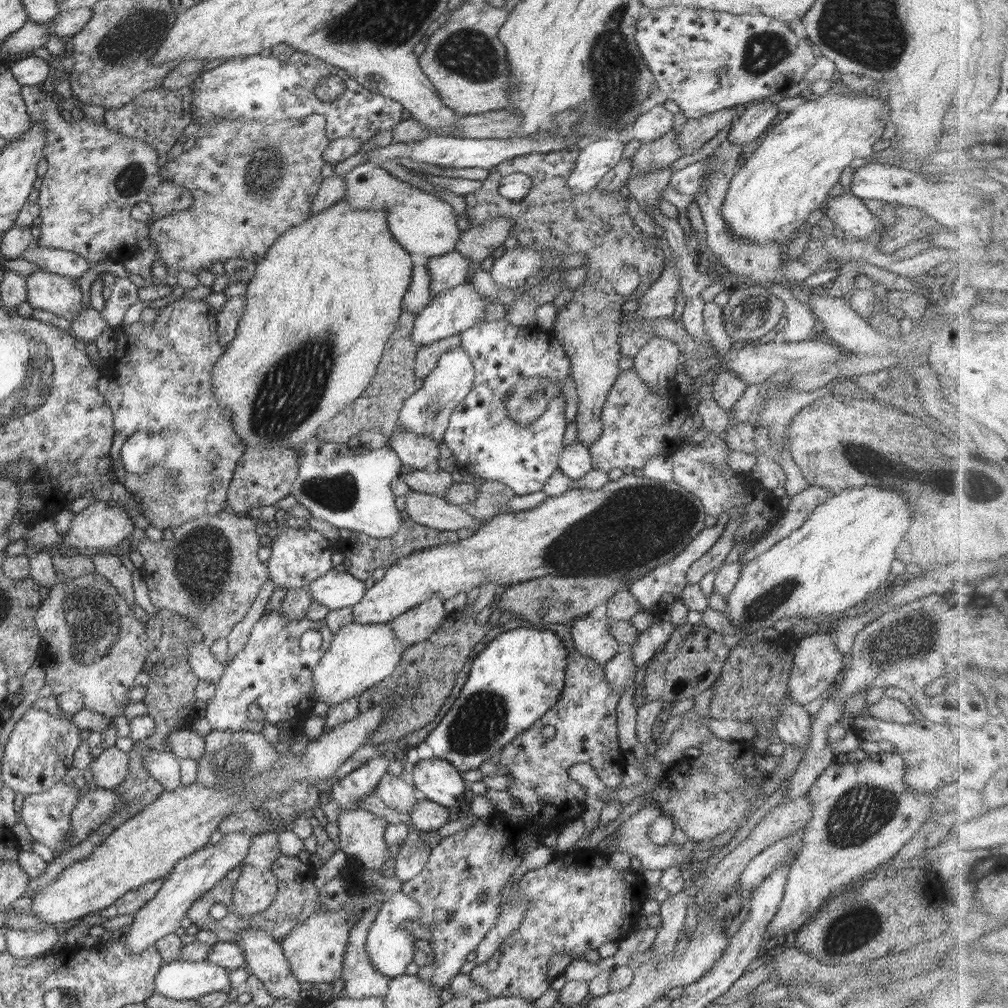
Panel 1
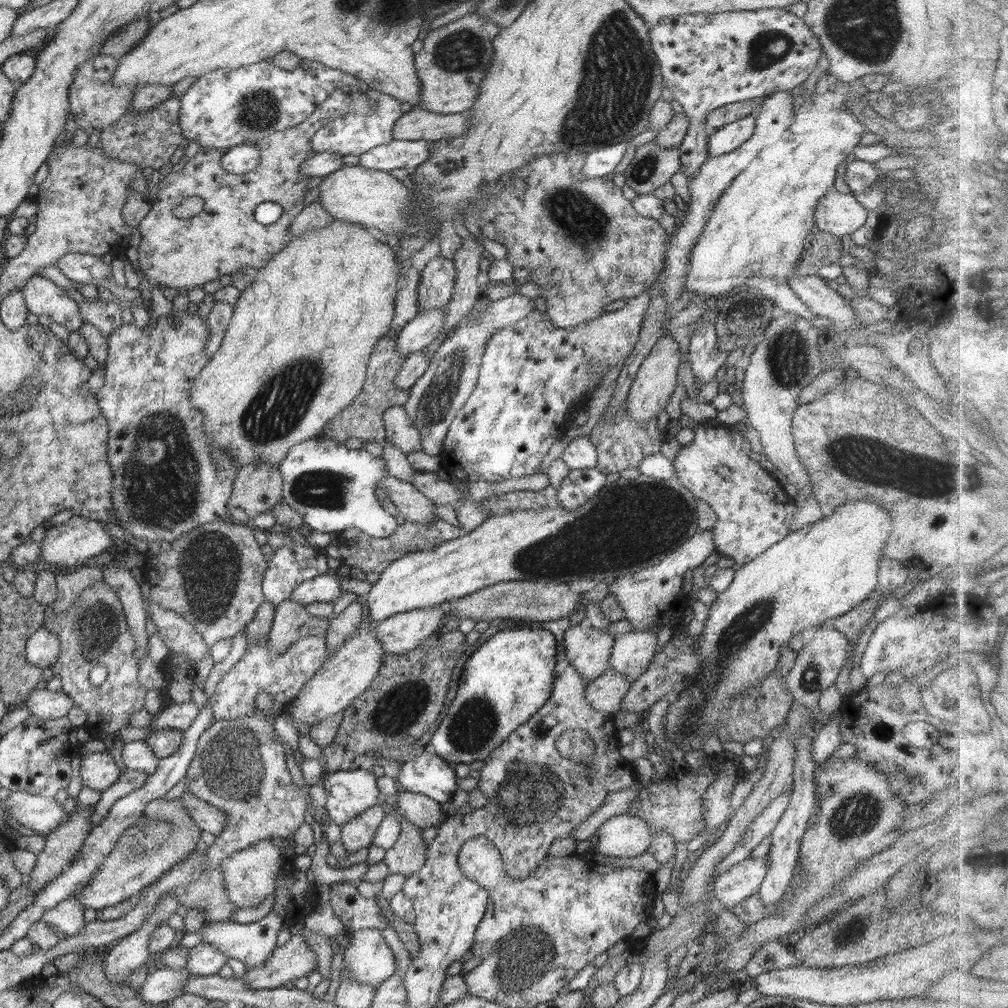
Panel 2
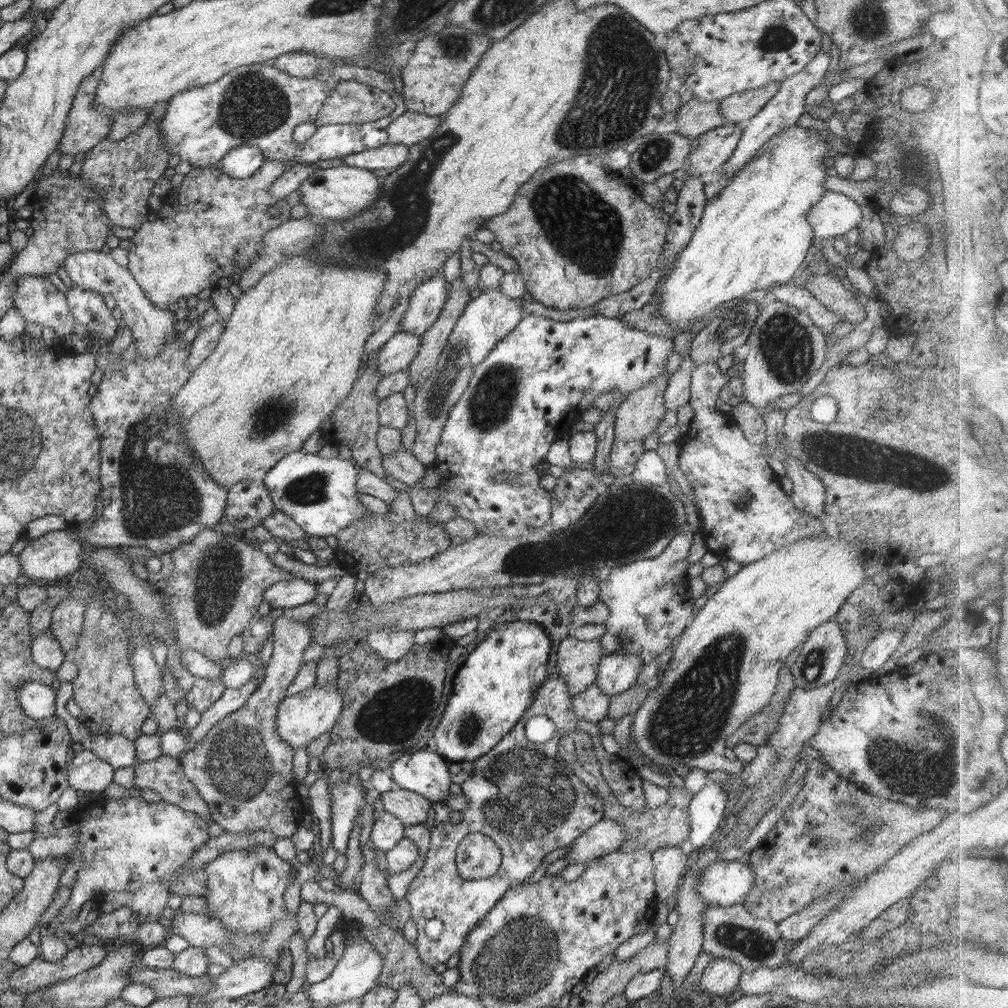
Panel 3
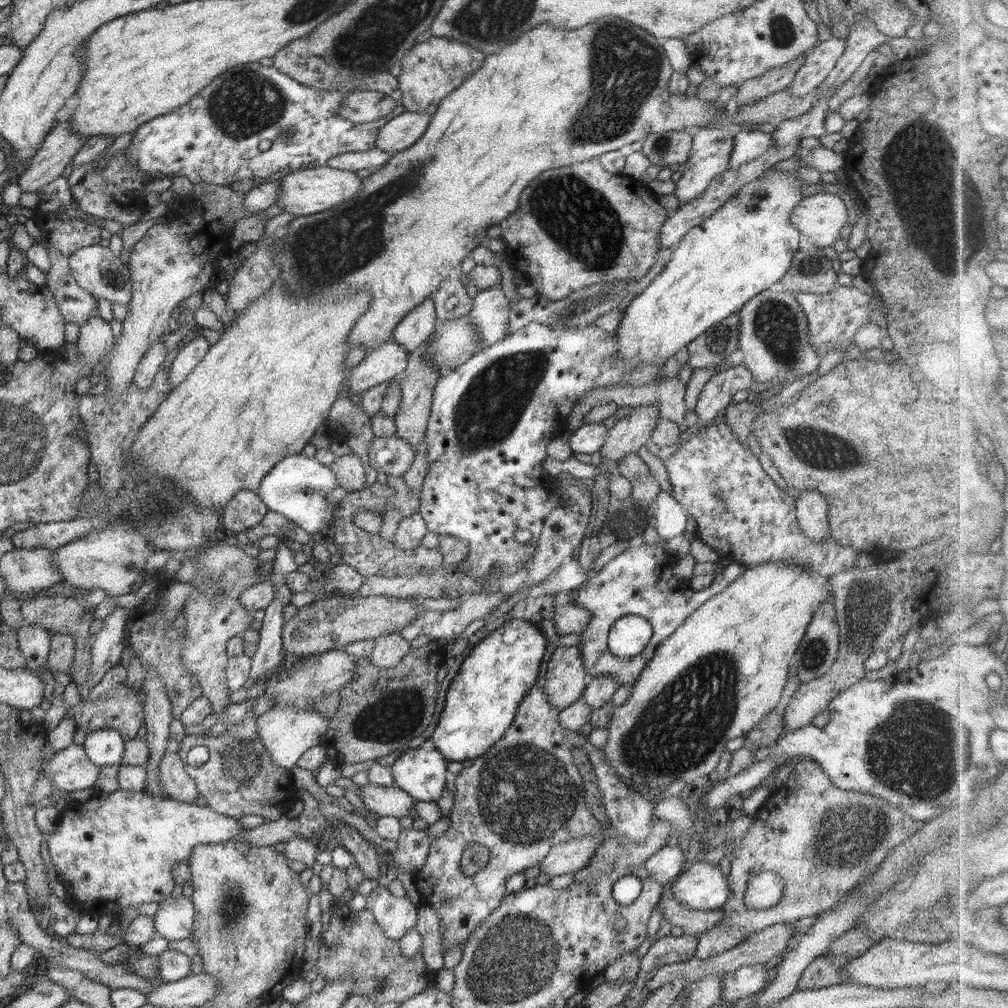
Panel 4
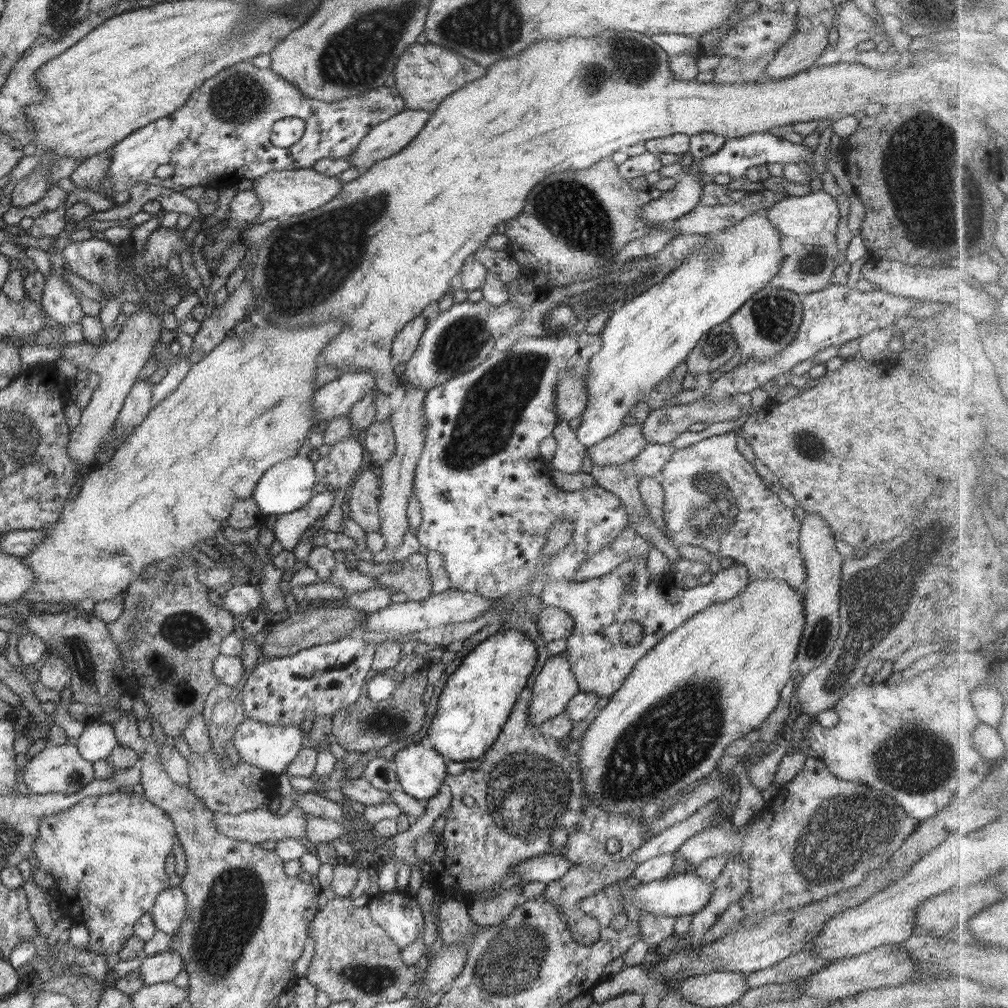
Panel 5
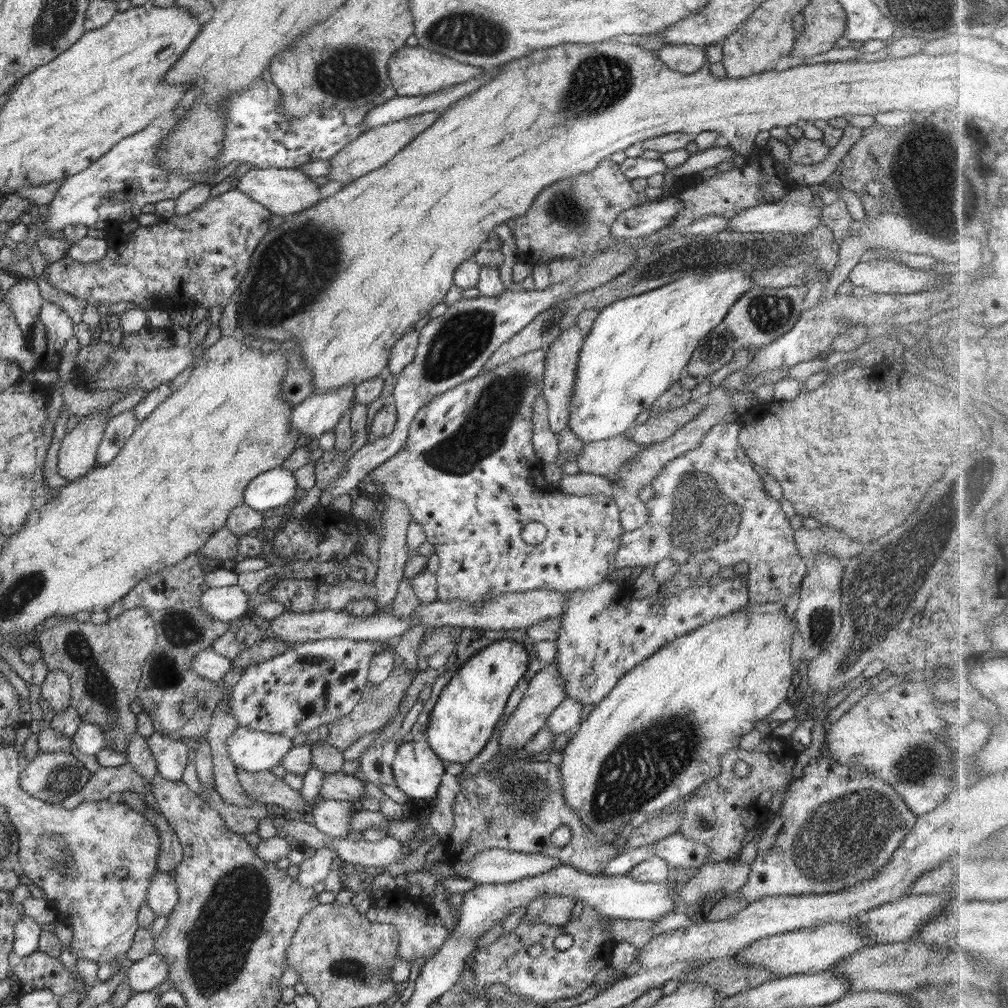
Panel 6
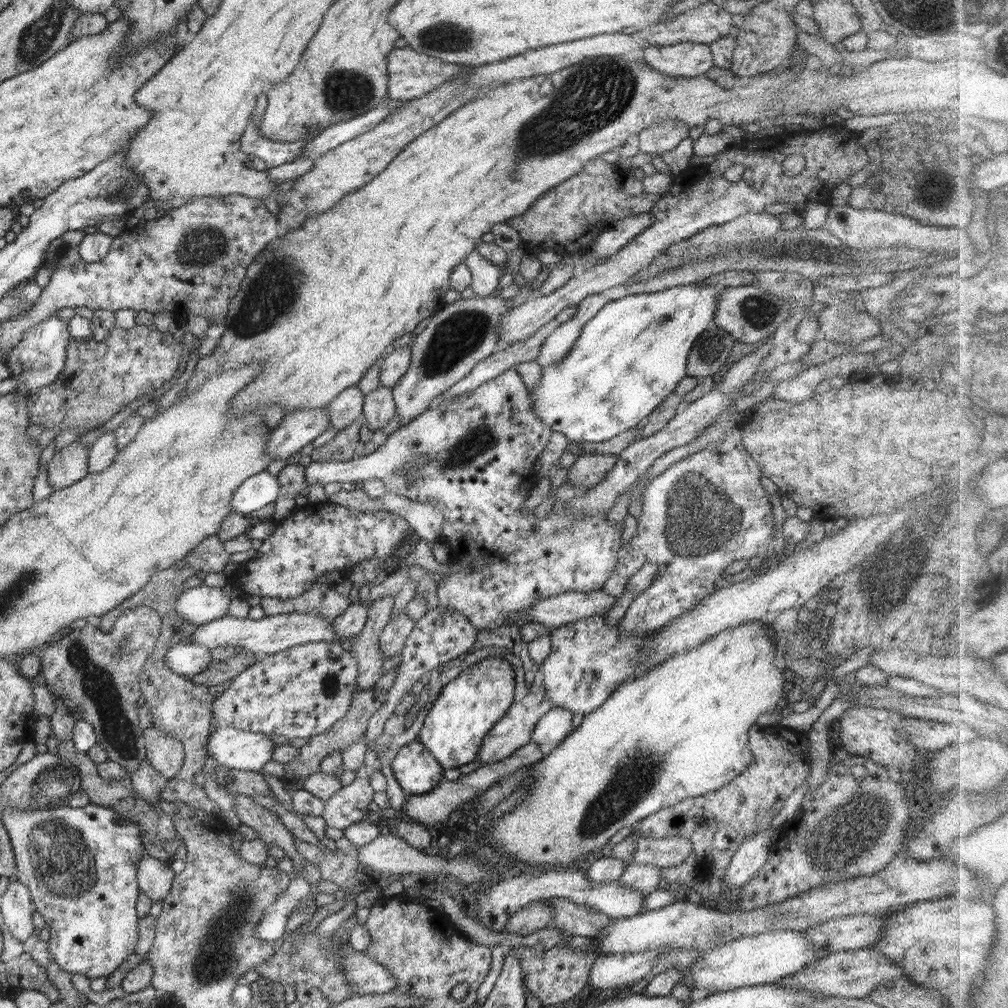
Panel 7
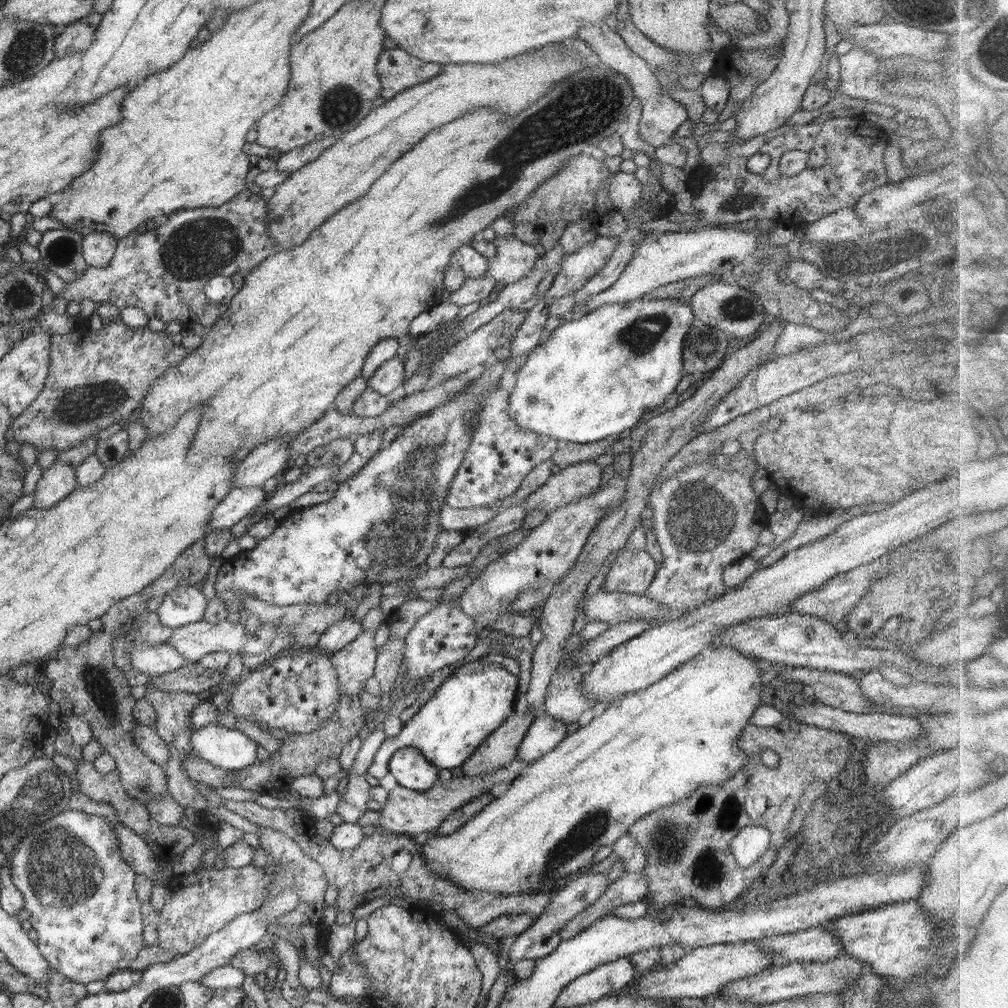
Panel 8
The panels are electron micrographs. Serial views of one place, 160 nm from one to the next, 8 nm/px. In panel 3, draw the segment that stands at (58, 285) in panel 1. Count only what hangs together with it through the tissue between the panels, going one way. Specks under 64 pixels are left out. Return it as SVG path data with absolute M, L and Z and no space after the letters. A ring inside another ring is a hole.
M19 276L13 308L18 309L27 323L51 327L58 339L72 334L77 323L66 295L44 277Z

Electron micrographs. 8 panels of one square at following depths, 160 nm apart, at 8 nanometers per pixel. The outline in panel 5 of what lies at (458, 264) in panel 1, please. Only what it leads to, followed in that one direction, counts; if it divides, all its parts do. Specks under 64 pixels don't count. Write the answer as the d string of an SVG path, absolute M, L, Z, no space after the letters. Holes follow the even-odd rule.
M422 313L412 319L412 321L410 321L407 326L404 326L404 329L396 335L396 339L394 339L391 346L393 364L406 364L407 361L412 358L428 323L426 313Z

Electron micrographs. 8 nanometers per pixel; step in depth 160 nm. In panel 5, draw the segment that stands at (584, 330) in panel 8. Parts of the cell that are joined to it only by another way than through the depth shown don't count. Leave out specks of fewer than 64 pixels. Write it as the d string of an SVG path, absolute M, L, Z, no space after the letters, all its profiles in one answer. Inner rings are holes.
M760 210L724 232L708 234L715 242L710 243L711 250L713 246L717 246L712 251L712 260L710 256L706 258L706 253L692 253L683 265L674 269L663 281L610 313L607 326L604 326L604 330L599 334L602 339L600 350L592 356L588 376L585 377L587 403L576 430L580 444L590 448L618 432L630 410L638 402L644 401L657 384L670 377L672 371L688 359L689 352L708 331L722 322L727 322L750 297L762 290L777 275L781 262L788 253L785 250L784 237L766 215L765 210Z

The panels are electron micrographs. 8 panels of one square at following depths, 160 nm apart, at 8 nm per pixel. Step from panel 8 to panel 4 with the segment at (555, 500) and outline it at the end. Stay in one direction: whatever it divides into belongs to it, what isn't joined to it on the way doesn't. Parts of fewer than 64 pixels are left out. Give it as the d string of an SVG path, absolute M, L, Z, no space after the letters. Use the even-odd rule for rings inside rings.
M653 404L636 407L629 416L609 427L608 439L599 454L615 463L630 453L636 453L651 440L657 420L662 415L660 407Z

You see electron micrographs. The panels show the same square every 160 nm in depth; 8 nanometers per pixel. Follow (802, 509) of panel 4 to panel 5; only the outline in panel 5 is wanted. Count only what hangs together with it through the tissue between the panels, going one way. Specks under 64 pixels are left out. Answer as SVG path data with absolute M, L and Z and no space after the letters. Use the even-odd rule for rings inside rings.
M806 512L799 530L799 551L805 560L806 580L803 585L805 625L794 665L800 673L809 673L820 666L830 654L840 632L840 585L841 570L845 558L836 551L836 536L828 523L814 514Z

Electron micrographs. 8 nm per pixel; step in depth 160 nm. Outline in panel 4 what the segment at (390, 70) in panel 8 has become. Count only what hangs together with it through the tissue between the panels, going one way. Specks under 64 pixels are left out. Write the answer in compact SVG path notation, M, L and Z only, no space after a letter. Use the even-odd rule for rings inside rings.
M430 37L427 42L416 43L402 57L403 73L397 77L402 106L406 111L433 115L440 102L472 76L483 65L484 59L483 52L450 38Z

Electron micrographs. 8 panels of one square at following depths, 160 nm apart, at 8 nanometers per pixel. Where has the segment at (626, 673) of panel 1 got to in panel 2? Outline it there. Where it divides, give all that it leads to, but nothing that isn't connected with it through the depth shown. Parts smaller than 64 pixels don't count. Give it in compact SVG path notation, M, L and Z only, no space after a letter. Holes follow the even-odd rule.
M609 668L596 680L587 684L585 690L586 702L602 714L614 715L621 710L621 700L630 688L632 680L621 674L616 674Z

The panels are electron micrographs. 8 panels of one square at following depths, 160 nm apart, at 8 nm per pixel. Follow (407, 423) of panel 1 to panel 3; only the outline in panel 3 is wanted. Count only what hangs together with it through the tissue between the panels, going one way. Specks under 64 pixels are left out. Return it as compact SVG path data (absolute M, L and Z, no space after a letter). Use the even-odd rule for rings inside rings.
M498 288L481 292L471 300L461 318L454 325L446 346L442 349L434 373L428 375L426 382L417 389L414 399L414 418L416 419L416 440L411 453L424 465L432 466L436 458L435 450L442 436L442 429L450 407L460 398L467 387L474 368L478 368L488 353L520 324L525 312L522 299L504 296Z

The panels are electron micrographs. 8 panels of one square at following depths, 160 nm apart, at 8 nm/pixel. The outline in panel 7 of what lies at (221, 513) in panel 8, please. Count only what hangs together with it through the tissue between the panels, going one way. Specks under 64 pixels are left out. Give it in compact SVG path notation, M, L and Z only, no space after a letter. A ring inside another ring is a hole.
M267 470L250 478L247 478L232 495L231 512L238 514L250 514L254 510L260 510L274 502L280 485L276 476L270 474Z

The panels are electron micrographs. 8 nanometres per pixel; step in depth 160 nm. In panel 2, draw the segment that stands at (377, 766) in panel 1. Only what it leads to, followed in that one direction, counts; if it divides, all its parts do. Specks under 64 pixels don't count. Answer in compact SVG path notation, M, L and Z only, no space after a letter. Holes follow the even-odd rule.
M358 767L327 773L324 777L325 809L331 821L341 828L364 810L377 806L382 795L376 780L372 771Z

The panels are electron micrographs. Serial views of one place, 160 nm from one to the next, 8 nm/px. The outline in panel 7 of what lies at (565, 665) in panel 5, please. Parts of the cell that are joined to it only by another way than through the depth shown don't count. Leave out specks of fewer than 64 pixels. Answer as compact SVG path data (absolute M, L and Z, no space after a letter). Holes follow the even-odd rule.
M530 681L527 692L520 698L514 700L506 714L490 729L485 736L484 742L478 751L478 760L482 765L500 762L508 758L515 750L526 746L532 740L532 731L544 714L553 709L552 701L547 697L544 686L538 686Z

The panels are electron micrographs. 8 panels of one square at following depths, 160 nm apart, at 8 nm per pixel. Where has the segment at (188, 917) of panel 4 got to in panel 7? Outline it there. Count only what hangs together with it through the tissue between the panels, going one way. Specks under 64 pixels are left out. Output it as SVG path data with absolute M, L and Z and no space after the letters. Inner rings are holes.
M147 853L140 858L138 866L138 883L142 892L153 901L162 901L171 891L175 877L170 864L160 862Z

